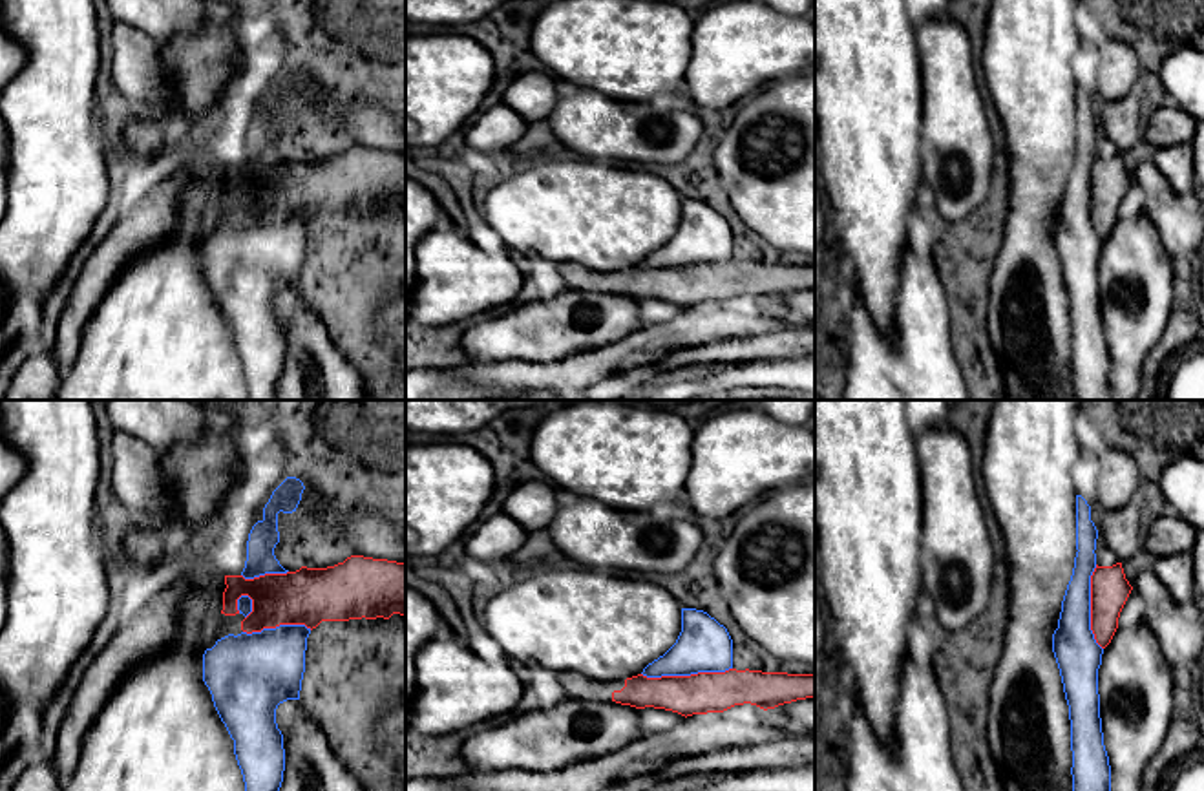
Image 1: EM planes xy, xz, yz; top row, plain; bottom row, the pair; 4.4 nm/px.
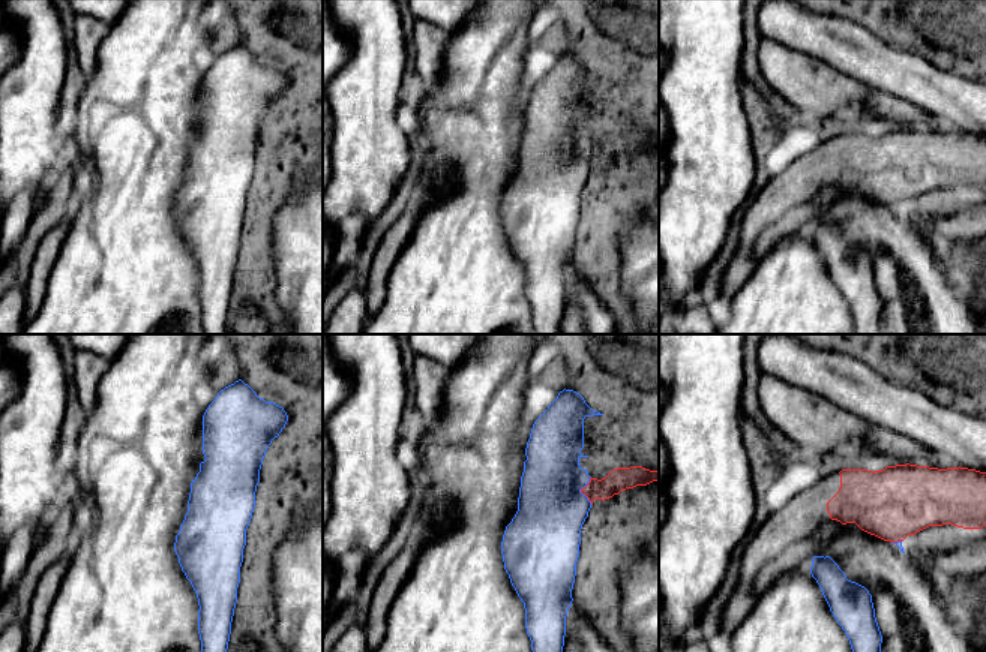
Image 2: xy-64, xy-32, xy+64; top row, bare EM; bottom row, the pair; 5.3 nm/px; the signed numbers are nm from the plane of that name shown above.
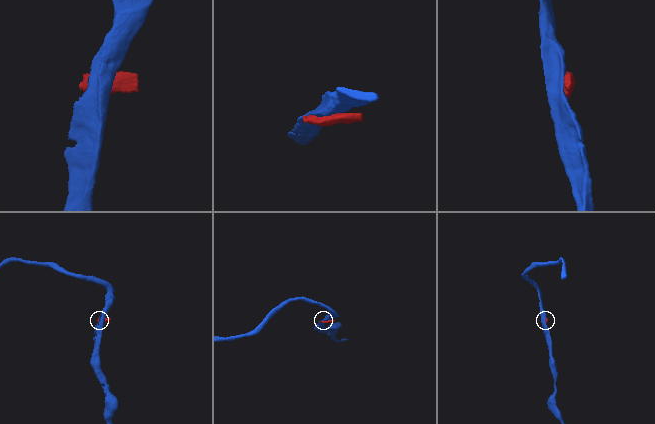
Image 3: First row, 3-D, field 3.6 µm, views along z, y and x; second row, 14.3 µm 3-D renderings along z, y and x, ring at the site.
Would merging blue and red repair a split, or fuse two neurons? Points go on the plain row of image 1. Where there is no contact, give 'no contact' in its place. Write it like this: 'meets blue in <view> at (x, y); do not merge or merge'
meets blue in xz at (686, 265); do not merge

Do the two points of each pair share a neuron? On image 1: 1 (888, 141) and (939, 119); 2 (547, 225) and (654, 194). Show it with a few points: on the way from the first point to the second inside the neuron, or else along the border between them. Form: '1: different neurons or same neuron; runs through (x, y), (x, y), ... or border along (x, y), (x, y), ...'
1: different neurons; border along (921, 83), (921, 170)
2: same neuron; runs through (574, 214), (627, 214)

